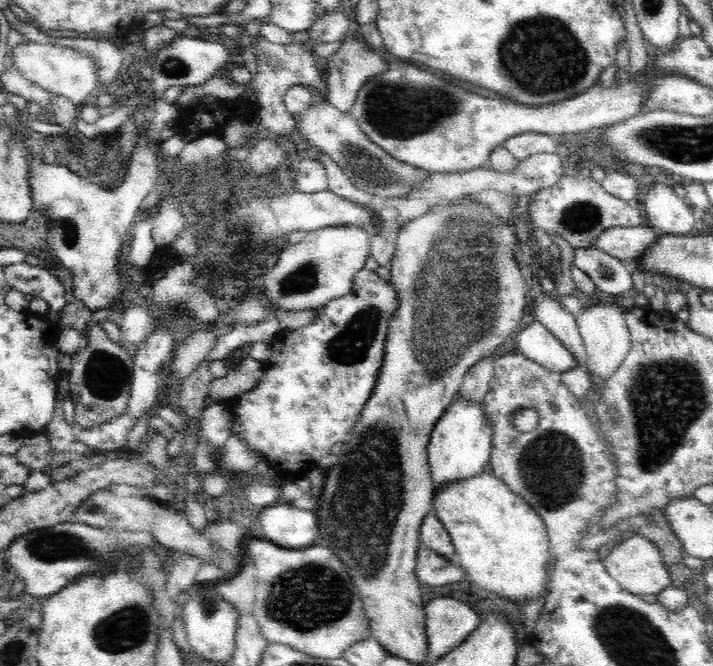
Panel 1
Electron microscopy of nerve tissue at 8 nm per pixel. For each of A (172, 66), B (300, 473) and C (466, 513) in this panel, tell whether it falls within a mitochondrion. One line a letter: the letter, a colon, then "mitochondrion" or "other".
A: mitochondrion
B: other
C: other

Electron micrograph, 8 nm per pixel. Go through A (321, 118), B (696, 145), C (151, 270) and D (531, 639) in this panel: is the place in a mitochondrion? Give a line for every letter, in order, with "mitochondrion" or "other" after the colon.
A: other
B: mitochondrion
C: other
D: other

